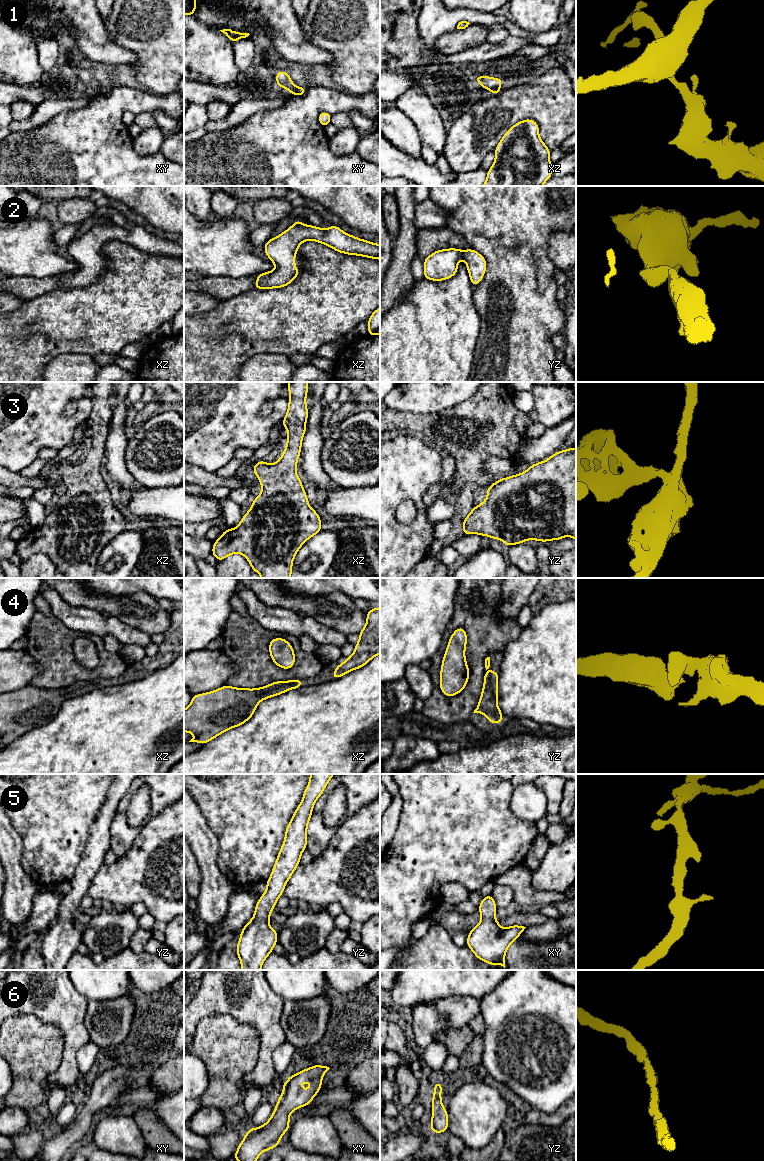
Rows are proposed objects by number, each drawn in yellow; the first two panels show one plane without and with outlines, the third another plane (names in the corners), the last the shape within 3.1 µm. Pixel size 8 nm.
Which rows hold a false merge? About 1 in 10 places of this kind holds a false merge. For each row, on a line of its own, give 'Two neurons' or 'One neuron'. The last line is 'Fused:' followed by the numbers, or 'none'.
1: One neuron
2: One neuron
3: One neuron
4: One neuron
5: One neuron
6: One neuron
Fused: none

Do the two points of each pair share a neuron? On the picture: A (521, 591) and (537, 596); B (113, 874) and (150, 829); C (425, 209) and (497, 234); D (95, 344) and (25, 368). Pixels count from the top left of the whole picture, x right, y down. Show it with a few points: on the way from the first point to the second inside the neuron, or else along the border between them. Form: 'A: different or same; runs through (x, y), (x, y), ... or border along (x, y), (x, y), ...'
A: different; border along (536, 588), (527, 604)
B: same; runs through (126, 868), (150, 842)
C: different; border along (432, 200), (448, 212), (447, 226)
D: same; runs through (78, 341), (52, 341), (42, 351)

